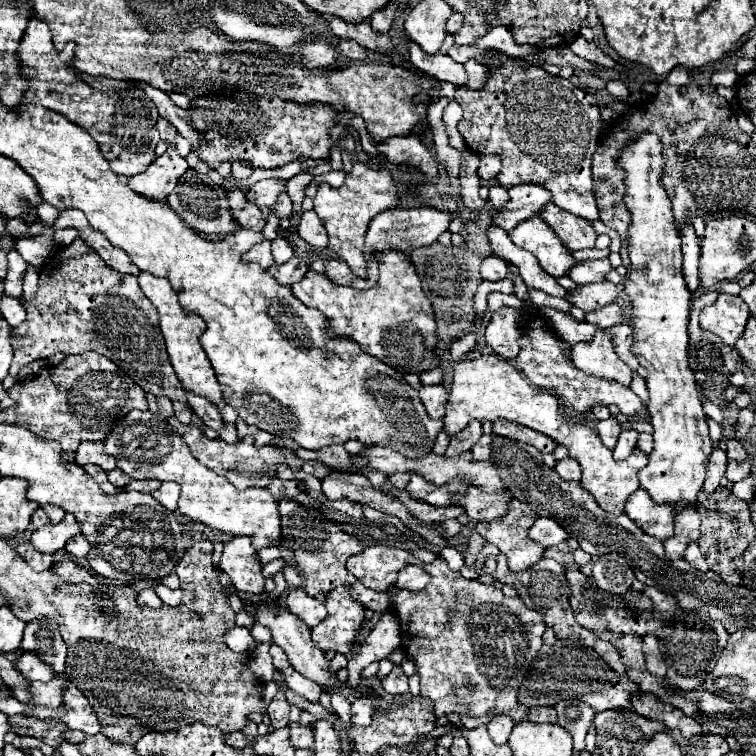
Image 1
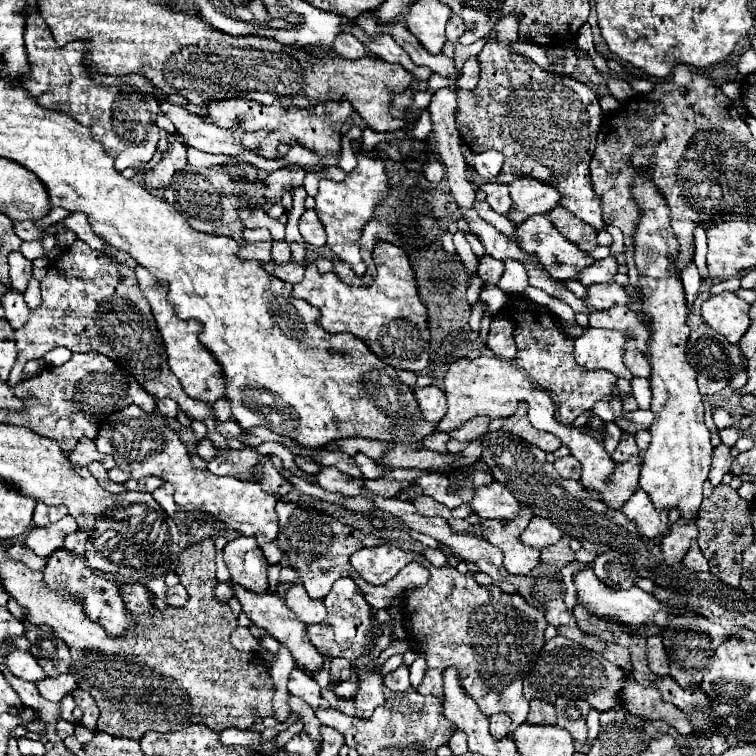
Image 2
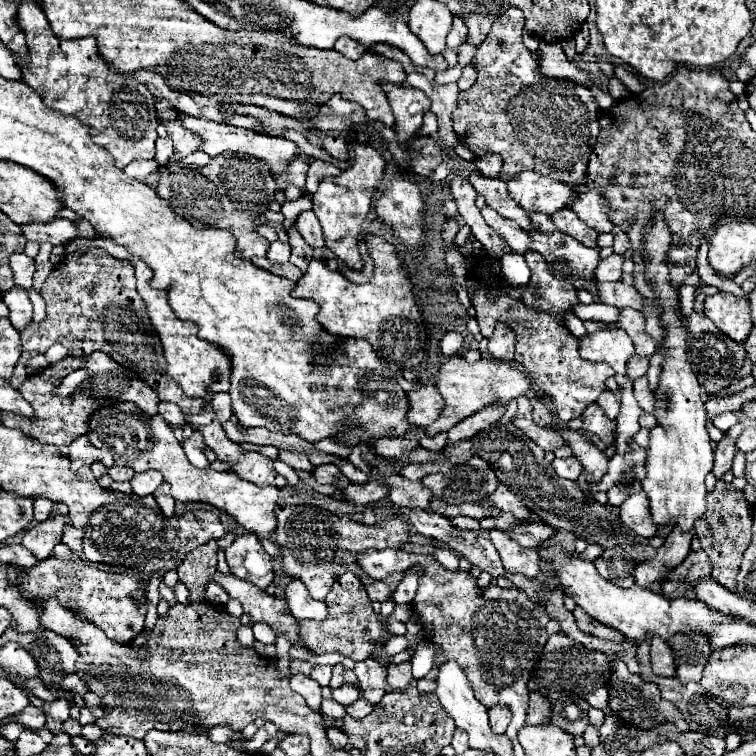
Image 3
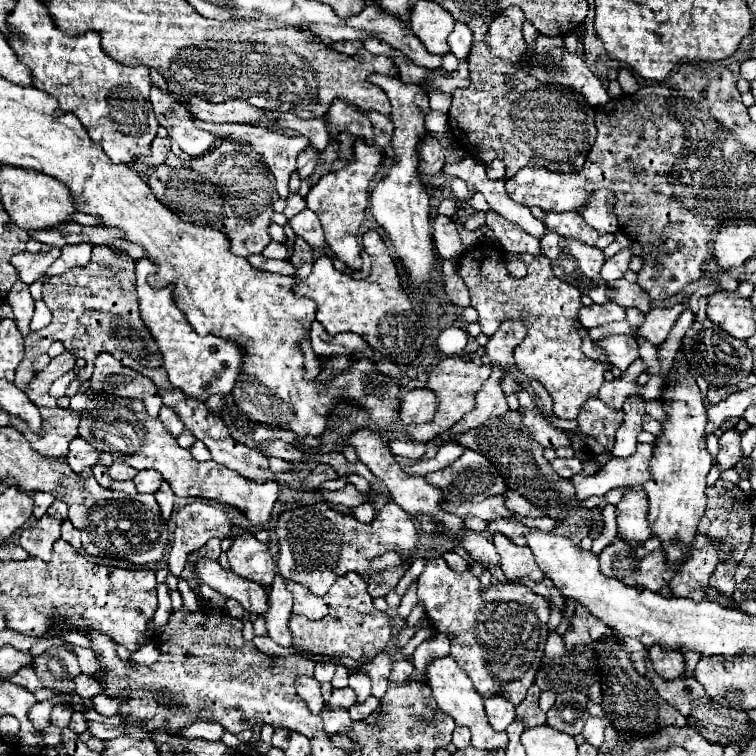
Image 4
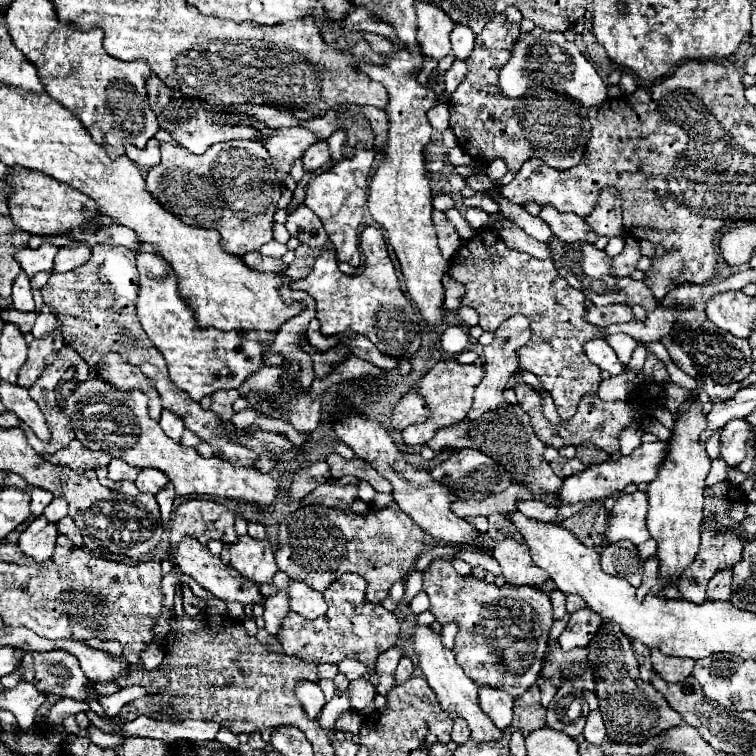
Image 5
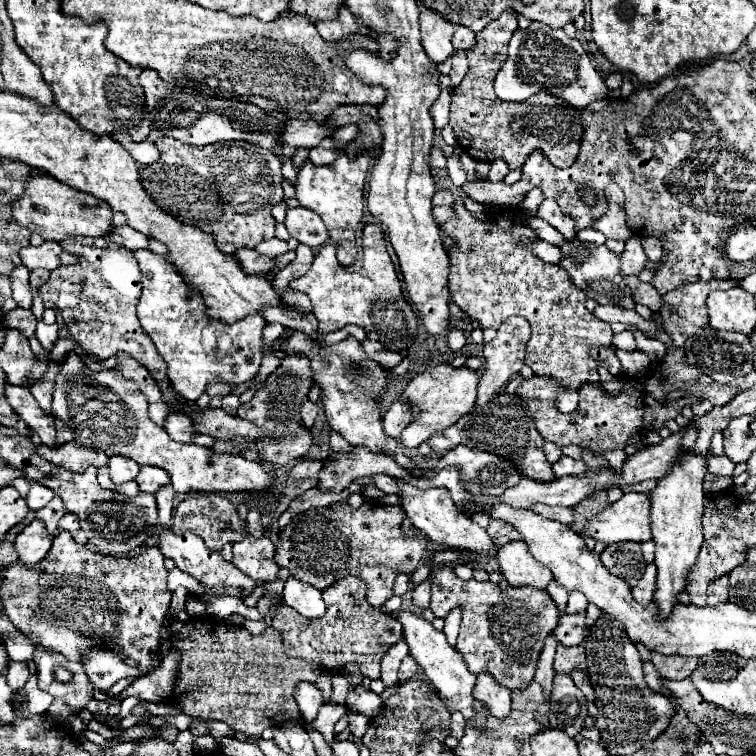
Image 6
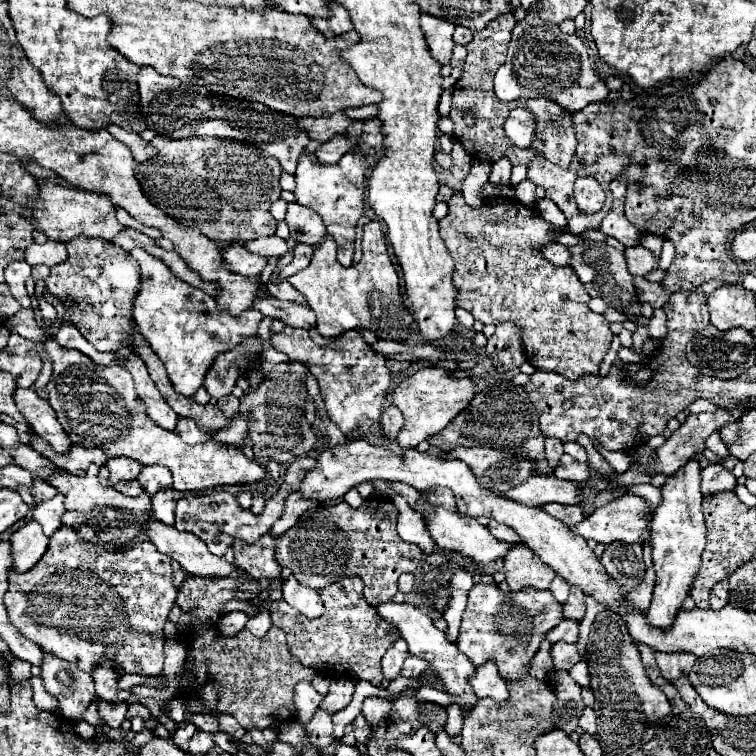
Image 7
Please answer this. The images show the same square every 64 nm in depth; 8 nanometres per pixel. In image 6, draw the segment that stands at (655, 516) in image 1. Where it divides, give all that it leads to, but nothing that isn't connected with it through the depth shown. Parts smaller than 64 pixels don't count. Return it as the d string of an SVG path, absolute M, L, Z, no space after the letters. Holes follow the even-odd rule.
M626 492L618 502L594 516L584 528L584 536L604 544L650 540L650 500L640 492Z

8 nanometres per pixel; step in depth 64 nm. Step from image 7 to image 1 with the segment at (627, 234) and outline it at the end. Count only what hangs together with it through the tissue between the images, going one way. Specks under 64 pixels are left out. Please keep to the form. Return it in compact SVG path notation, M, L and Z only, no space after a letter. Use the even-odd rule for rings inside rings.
M506 58L496 72L490 72L490 78L480 92L456 88L454 100L464 110L458 132L462 134L466 146L476 154L498 154L502 158L502 170L496 176L500 186L510 188L514 184L538 184L552 194L552 202L562 210L572 212L588 222L598 218L598 206L592 192L590 162L598 146L602 116L592 94L582 92L566 78L548 74L540 66L524 68L516 60Z

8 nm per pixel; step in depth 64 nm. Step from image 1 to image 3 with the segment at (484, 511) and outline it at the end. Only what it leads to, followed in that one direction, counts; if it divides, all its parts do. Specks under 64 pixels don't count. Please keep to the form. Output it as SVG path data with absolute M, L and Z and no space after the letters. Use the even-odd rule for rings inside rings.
M498 484L496 492L492 492L492 496L486 496L486 500L482 500L480 504L482 506L488 506L488 508L498 508L500 514L510 512L518 520L522 520L522 518L532 518L534 520L534 512L530 512L524 506L524 502L516 494L512 494L504 484Z

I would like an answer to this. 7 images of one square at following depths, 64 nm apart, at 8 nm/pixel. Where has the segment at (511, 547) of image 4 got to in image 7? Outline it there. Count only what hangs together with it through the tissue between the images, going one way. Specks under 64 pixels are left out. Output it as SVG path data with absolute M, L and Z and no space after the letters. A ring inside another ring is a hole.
M516 544L504 556L504 574L512 592L518 592L526 586L536 590L548 590L550 582L556 578L556 572L548 568L526 544Z

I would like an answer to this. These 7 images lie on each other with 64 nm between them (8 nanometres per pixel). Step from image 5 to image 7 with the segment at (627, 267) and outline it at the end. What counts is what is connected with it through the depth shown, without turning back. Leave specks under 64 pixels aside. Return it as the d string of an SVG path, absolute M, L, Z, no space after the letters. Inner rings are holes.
M636 244L632 248L626 248L624 256L626 256L628 272L632 272L632 276L646 276L658 264L658 258L640 244Z

